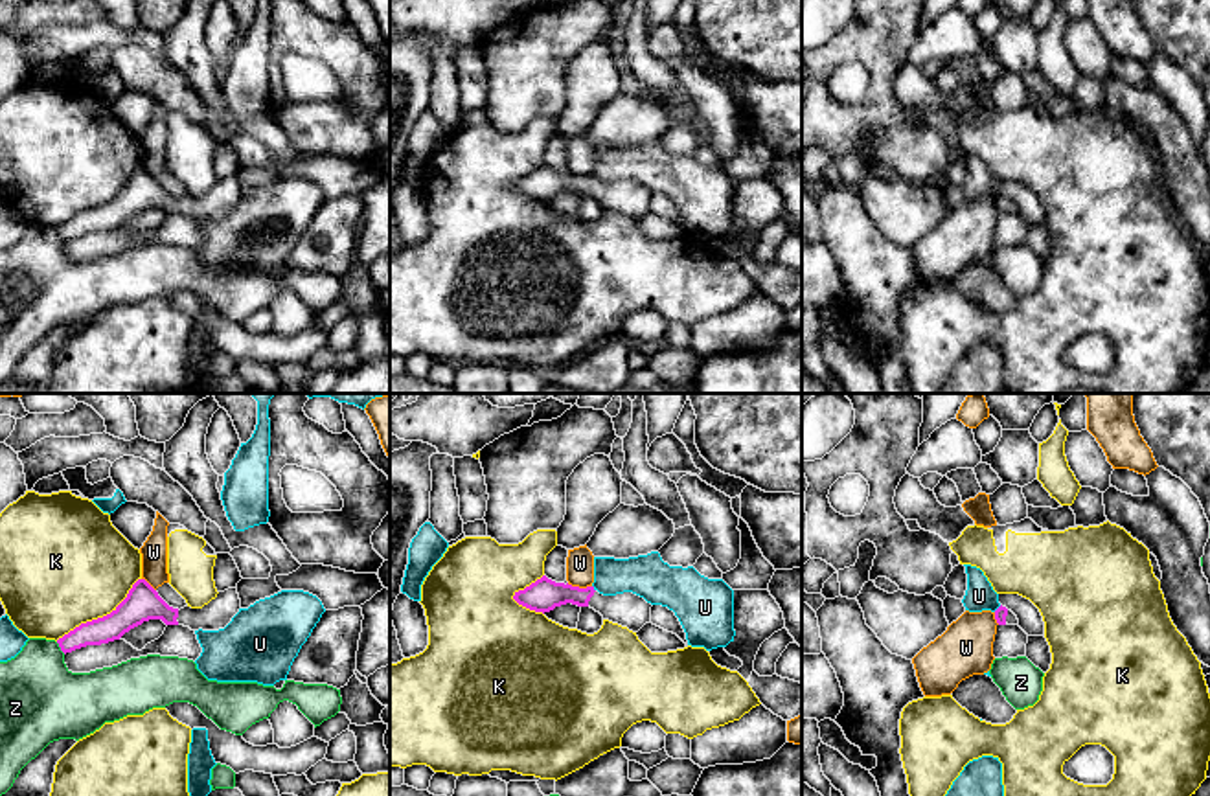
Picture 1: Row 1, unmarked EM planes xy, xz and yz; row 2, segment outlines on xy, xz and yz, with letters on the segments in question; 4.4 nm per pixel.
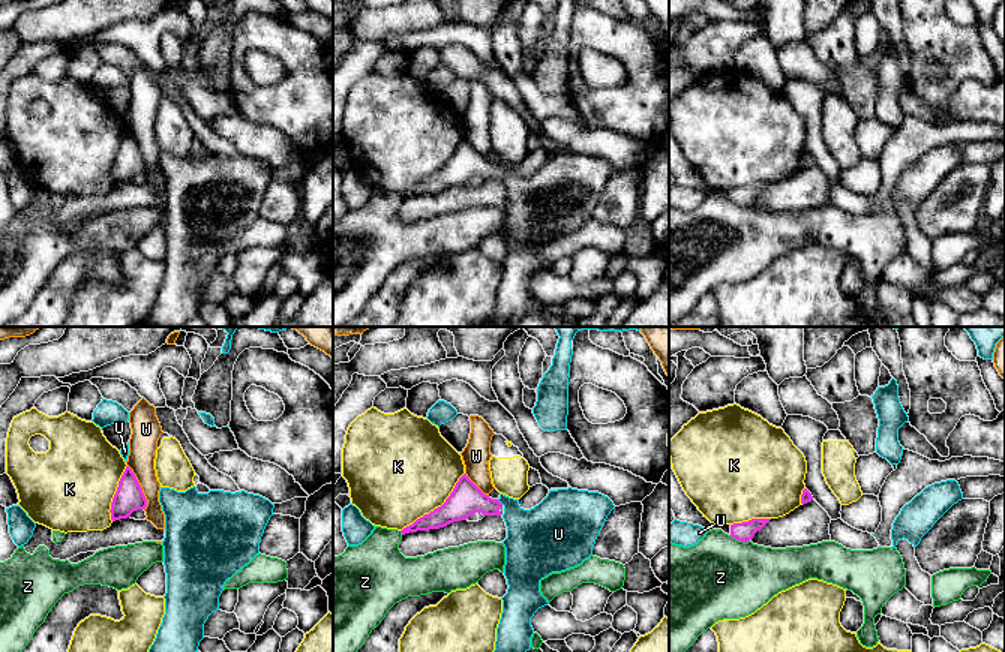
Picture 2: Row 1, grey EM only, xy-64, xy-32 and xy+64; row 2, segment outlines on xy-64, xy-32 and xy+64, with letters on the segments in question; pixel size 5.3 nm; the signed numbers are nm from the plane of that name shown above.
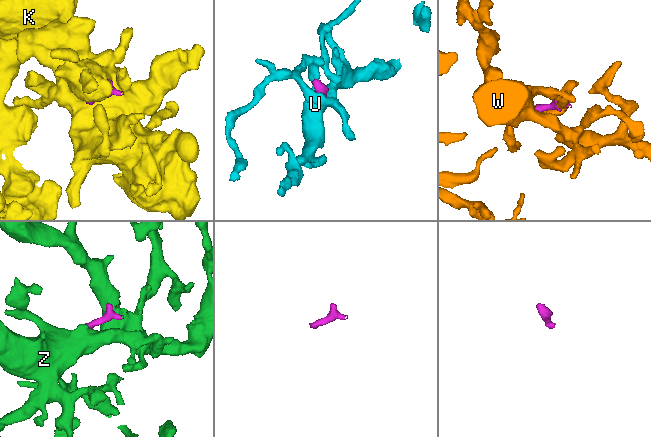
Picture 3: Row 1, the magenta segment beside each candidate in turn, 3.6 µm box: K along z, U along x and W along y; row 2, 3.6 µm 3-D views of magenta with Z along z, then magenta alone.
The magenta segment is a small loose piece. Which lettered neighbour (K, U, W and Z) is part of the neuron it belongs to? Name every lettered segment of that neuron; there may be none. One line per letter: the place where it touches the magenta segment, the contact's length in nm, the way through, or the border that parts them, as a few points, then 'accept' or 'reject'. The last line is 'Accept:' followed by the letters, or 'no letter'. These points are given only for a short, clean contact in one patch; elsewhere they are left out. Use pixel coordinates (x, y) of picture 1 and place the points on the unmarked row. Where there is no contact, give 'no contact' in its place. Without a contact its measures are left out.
K: xy (100, 206) | 460 nm | reject
U: xz (593, 177) | 30 nm | reject
W: xz (578, 175) | 110 nm | along xz (567, 171), (591, 175) | reject
Z: xy (59, 234) | 70 nm | along xy (56, 230), (65, 241) | reject
Accept: no letter

